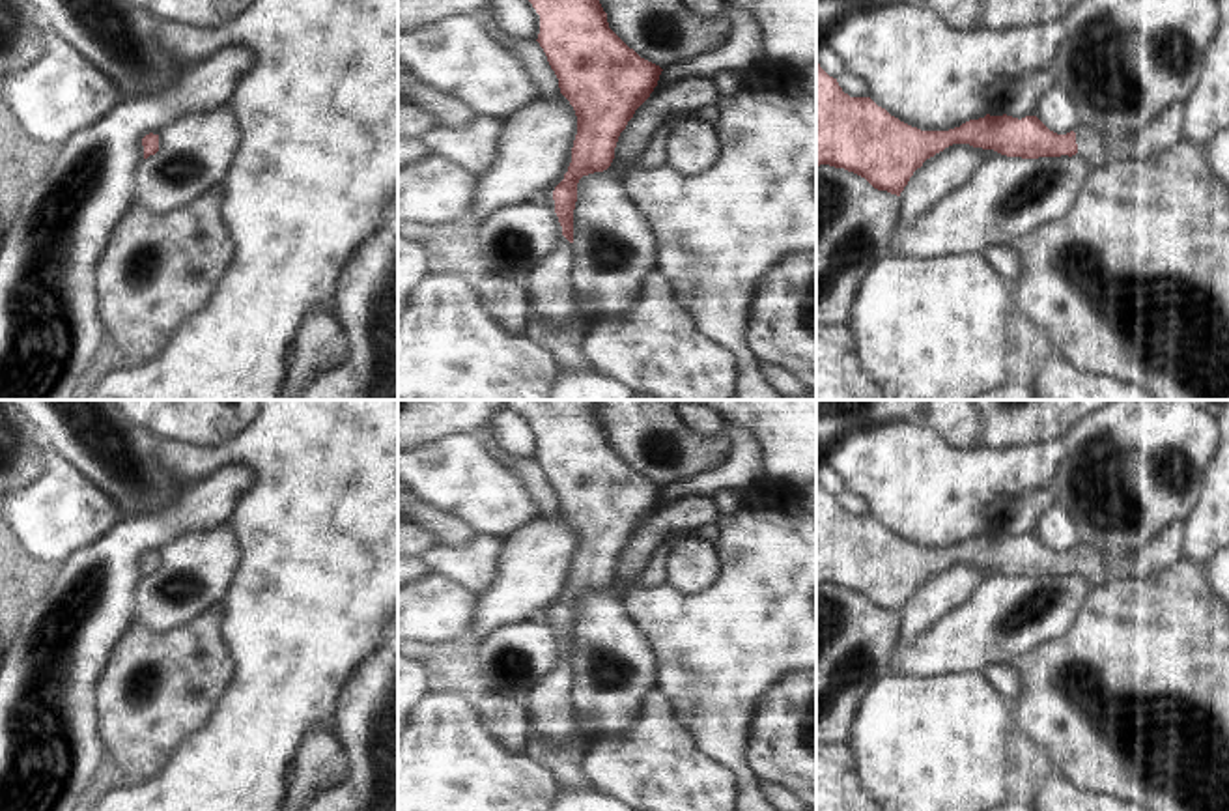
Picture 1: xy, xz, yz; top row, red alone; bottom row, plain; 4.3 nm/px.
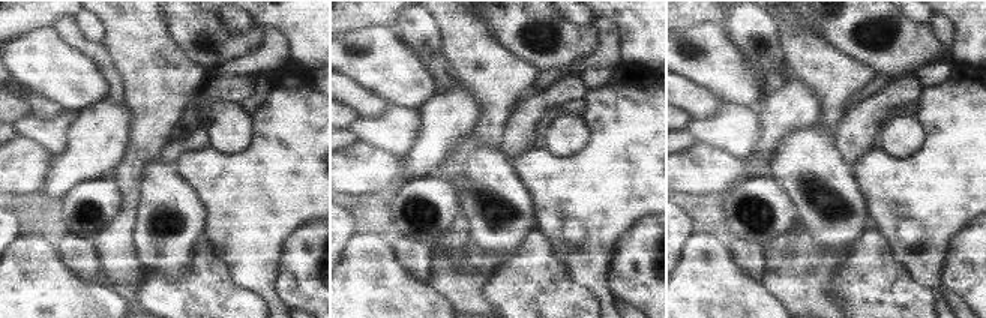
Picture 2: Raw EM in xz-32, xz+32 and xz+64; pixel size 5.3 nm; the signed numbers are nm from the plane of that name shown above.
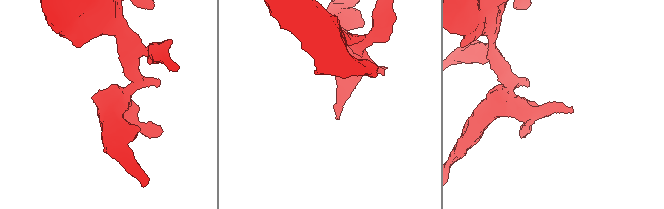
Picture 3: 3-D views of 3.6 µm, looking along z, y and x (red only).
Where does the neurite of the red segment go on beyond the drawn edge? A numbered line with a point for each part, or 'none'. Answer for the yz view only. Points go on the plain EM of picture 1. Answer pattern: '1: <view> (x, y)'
1: yz (1157, 555)

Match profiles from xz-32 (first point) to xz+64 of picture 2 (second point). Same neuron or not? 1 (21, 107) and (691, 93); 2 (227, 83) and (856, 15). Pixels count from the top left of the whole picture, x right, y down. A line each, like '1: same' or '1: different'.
1: different
2: different

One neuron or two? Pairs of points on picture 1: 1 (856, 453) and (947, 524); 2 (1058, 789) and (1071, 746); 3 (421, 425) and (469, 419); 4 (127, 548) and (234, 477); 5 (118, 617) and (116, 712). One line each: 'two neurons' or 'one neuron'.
1: one neuron
2: two neurons
3: one neuron
4: one neuron
5: two neurons

